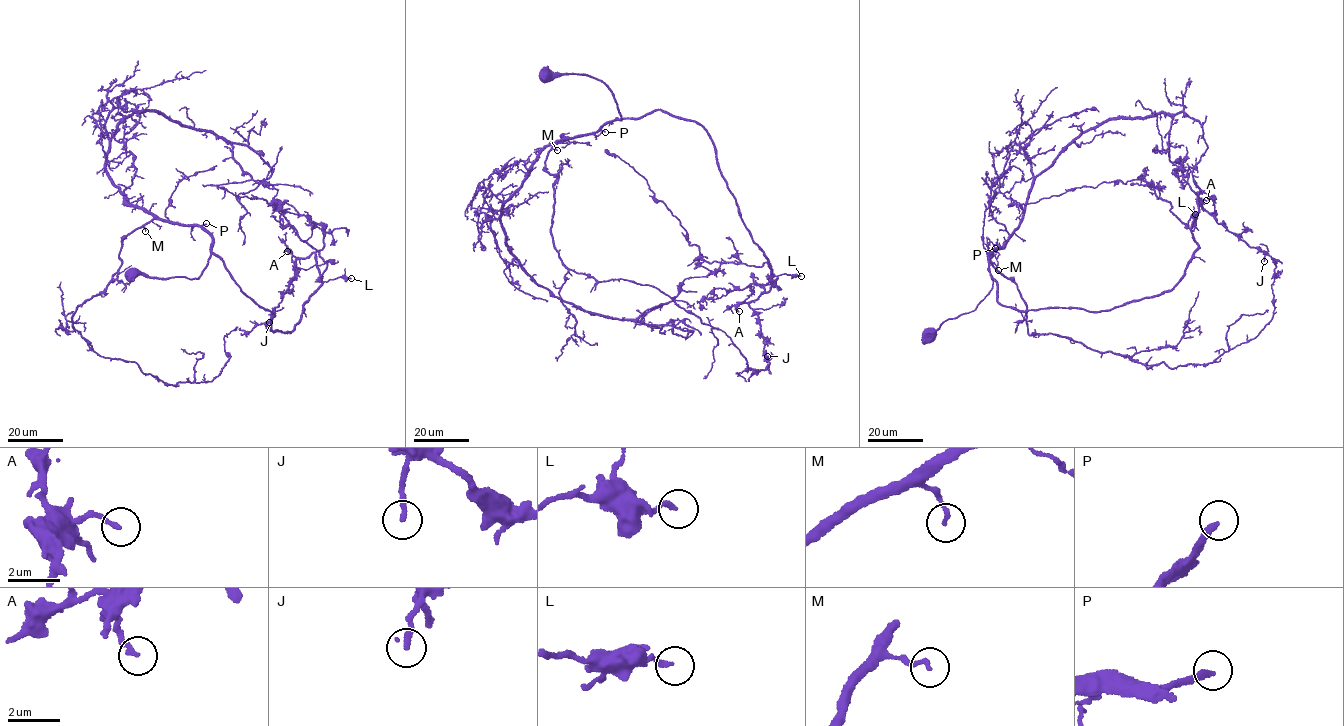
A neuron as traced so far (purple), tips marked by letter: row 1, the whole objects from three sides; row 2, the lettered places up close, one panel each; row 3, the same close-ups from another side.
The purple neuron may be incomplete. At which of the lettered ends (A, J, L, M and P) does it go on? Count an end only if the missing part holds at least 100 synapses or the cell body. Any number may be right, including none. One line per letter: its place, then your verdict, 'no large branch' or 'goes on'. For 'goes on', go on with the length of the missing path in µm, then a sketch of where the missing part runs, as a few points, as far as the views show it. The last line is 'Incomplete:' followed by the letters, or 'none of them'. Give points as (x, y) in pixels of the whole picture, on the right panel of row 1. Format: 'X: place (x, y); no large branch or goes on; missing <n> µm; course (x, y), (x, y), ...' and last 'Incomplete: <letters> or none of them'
A: place (1206, 200); no large branch
J: place (1264, 261); no large branch
L: place (1195, 214); no large branch
M: place (998, 270); no large branch
P: place (995, 248); goes on; missing 70 µm; course (995, 248), (1013, 228), (1055, 205), (1074, 199), (1084, 201), (1113, 194), (1126, 197), (1128, 194)
Incomplete: P

